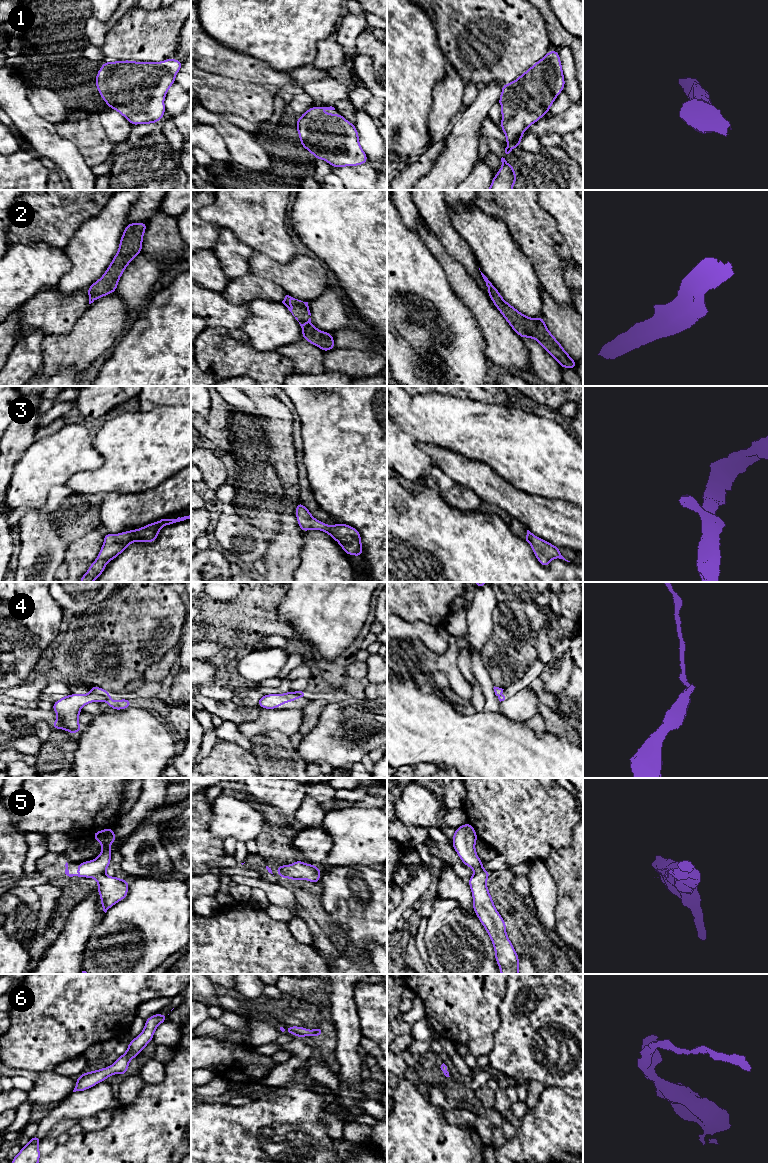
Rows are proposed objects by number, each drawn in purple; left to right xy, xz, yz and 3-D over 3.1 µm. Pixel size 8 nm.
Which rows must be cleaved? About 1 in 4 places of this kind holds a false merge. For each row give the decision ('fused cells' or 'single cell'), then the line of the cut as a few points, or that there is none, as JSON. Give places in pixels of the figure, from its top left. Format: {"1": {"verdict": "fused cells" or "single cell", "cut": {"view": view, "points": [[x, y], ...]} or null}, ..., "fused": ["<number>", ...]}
{"1": {"verdict": "single cell", "cut": null}, "2": {"verdict": "single cell", "cut": null}, "3": {"verdict": "single cell", "cut": null}, "4": {"verdict": "fused cells", "cut": {"view": "xy", "points": [[91, 691], [101, 694], [105, 700]]}}, "5": {"verdict": "single cell", "cut": null}, "6": {"verdict": "single cell", "cut": null}, "fused": ["4"]}

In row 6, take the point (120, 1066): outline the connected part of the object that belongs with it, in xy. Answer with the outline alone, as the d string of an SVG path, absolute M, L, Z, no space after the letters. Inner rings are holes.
M156 1013L156 1014L152 1015L151 1017L147 1018L145 1020L145 1027L144 1027L143 1031L137 1037L135 1037L132 1041L130 1041L128 1043L127 1051L123 1055L119 1056L119 1058L110 1067L105 1067L105 1068L98 1069L96 1071L91 1071L91 1072L86 1071L84 1074L82 1074L78 1078L76 1078L76 1086L73 1090L73 1092L87 1090L87 1089L97 1085L101 1081L105 1081L109 1076L112 1076L115 1073L120 1076L126 1074L128 1072L129 1062L133 1058L136 1058L137 1055L144 1048L146 1048L146 1045L152 1041L156 1028L161 1023L167 1021L168 1015Z

